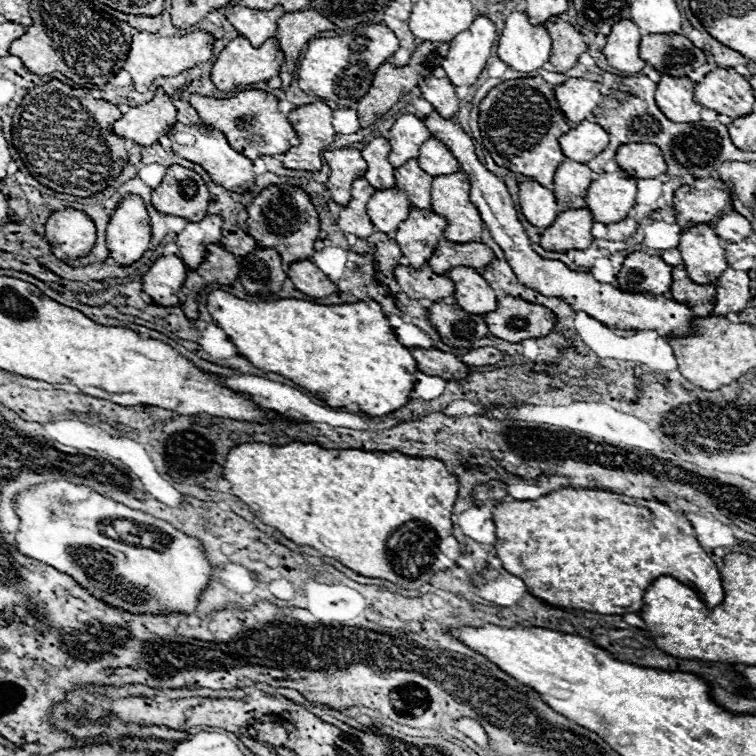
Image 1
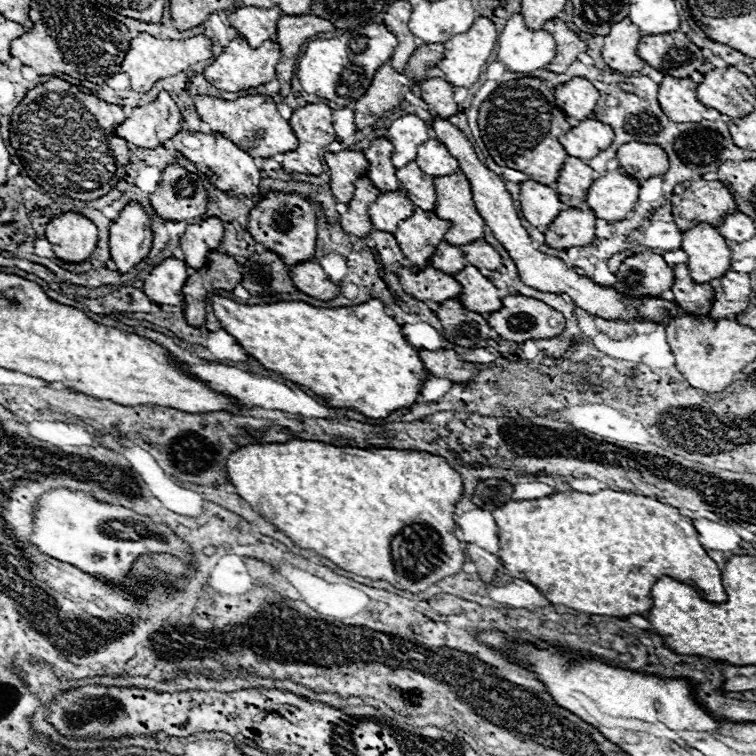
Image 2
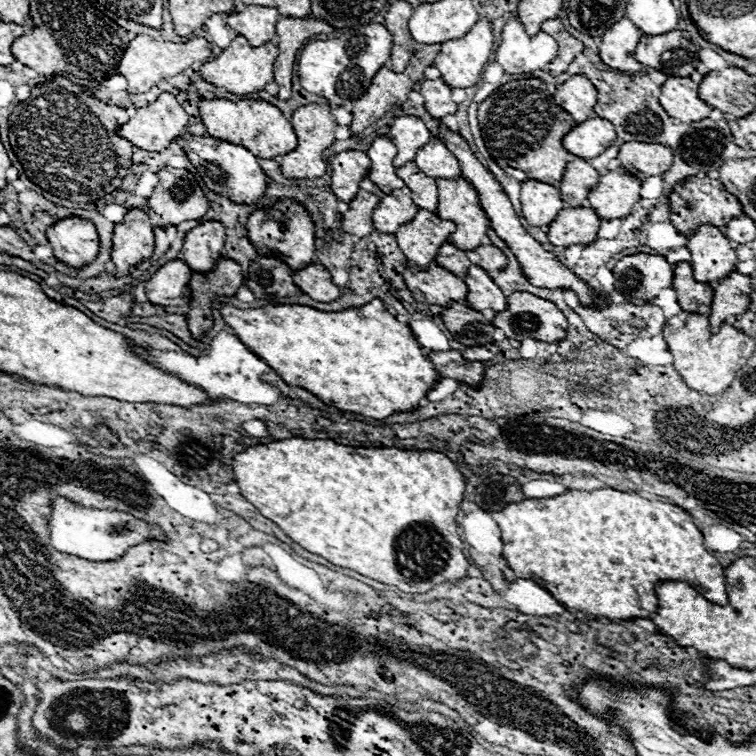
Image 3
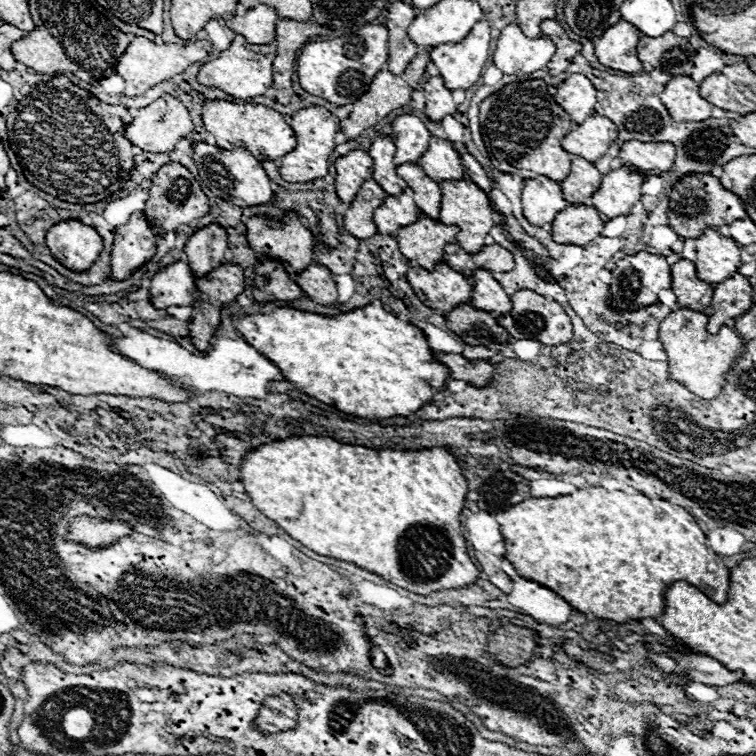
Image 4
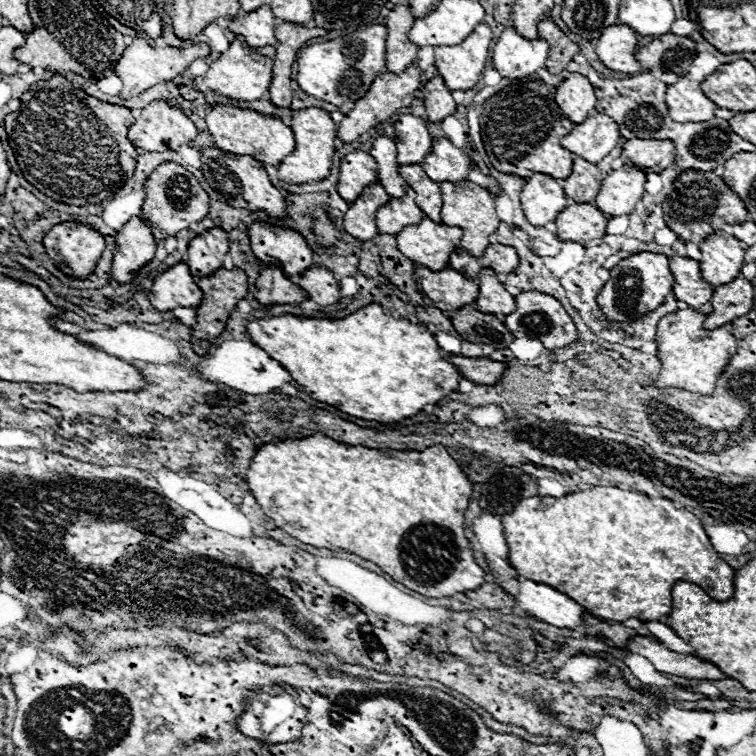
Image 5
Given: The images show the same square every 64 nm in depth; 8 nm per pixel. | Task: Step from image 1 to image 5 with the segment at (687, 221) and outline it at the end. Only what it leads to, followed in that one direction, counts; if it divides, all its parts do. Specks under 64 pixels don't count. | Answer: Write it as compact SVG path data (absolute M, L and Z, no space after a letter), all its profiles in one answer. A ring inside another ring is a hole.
M700 170L682 172L674 180L672 192L668 194L662 208L668 228L674 230L678 238L682 238L684 242L696 242L696 244L700 244L712 232L718 232L724 224L740 224L750 220L744 202L738 198L736 192L728 188L728 184L724 184L724 180L714 172L700 172Z

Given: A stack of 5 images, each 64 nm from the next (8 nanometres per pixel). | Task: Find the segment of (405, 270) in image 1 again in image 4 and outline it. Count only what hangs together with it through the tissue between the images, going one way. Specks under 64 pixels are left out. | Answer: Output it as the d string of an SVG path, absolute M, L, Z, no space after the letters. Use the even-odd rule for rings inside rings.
M438 264L434 270L412 266L406 278L418 300L434 310L450 312L456 304L464 304L472 296L472 284L468 278L446 264Z

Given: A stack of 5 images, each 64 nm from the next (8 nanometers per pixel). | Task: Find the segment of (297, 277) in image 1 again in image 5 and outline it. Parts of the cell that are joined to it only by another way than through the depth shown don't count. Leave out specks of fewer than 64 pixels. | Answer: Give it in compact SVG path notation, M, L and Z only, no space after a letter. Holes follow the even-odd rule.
M320 266L308 268L306 272L300 274L296 284L300 288L304 288L308 292L310 300L320 304L320 306L330 306L330 304L336 304L340 300L338 280L326 268L320 268Z

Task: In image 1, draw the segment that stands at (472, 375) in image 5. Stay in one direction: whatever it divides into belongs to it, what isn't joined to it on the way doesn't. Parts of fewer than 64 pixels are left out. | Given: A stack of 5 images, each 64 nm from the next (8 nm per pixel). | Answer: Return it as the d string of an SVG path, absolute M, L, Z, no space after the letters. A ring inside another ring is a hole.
M408 348L416 360L416 366L422 374L438 376L442 380L462 380L470 374L470 368L462 364L454 354L440 352L434 348Z

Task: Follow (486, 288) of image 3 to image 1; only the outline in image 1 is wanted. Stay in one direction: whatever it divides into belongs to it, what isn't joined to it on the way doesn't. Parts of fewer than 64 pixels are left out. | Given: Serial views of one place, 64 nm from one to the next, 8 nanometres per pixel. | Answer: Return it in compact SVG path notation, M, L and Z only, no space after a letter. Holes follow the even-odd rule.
M458 266L444 272L444 276L448 276L454 282L452 298L456 300L456 304L460 304L460 308L468 308L468 312L480 312L480 316L496 308L498 300L494 290L474 268Z

